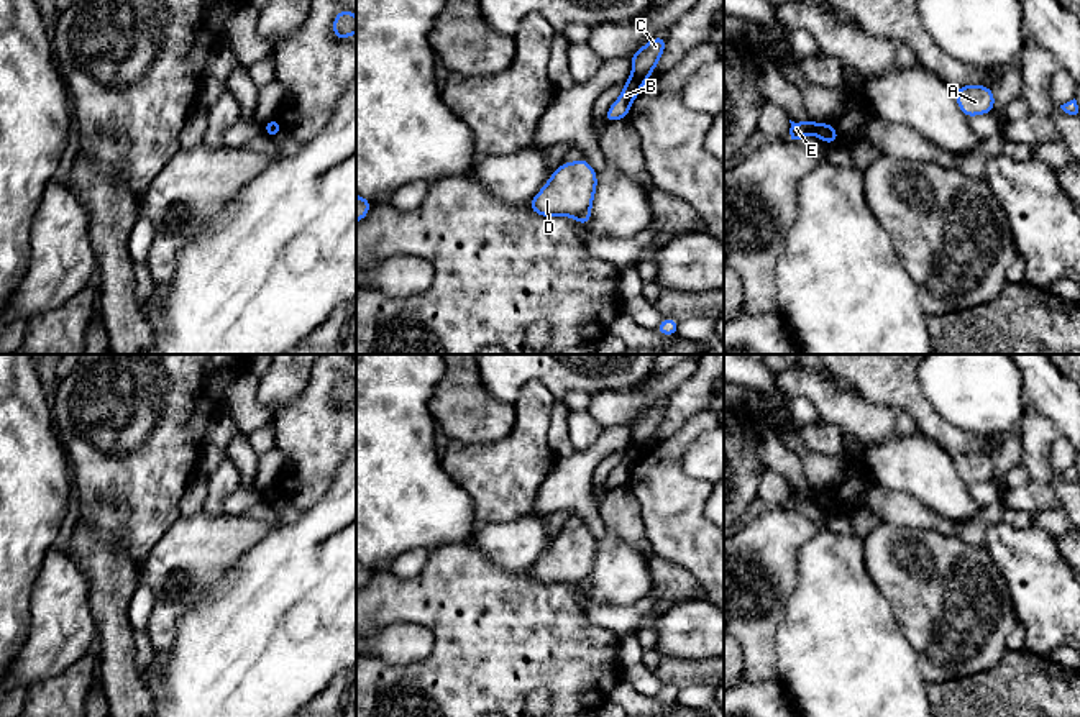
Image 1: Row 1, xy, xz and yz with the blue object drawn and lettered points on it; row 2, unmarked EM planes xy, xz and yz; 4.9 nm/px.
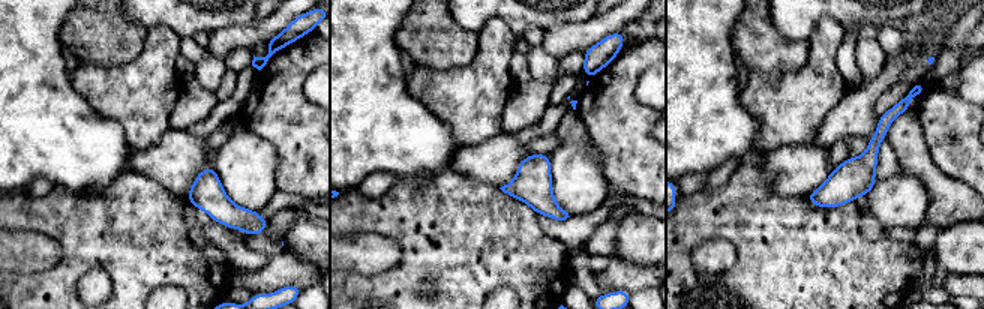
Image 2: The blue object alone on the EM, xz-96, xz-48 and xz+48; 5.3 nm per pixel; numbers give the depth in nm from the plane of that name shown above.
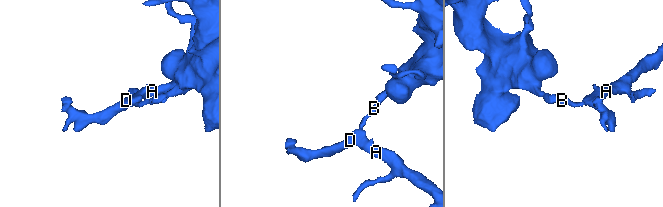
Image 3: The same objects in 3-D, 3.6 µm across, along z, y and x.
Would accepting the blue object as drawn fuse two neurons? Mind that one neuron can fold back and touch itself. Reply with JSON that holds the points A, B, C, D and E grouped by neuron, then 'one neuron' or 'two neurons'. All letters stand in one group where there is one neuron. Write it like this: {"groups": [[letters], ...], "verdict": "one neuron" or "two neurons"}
{"groups": [["A", "B", "D"], ["C", "E"]], "verdict": "two neurons"}

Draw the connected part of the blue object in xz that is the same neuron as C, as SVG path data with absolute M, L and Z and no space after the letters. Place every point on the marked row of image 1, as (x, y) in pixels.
M657 36L630 56L632 77L648 80L666 46L666 36Z

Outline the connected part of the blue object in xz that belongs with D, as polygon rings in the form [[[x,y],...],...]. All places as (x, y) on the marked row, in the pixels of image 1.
[[[588,159],[558,166],[542,190],[529,202],[542,217],[573,217],[579,225],[591,221],[591,205],[597,187],[597,174]]]

